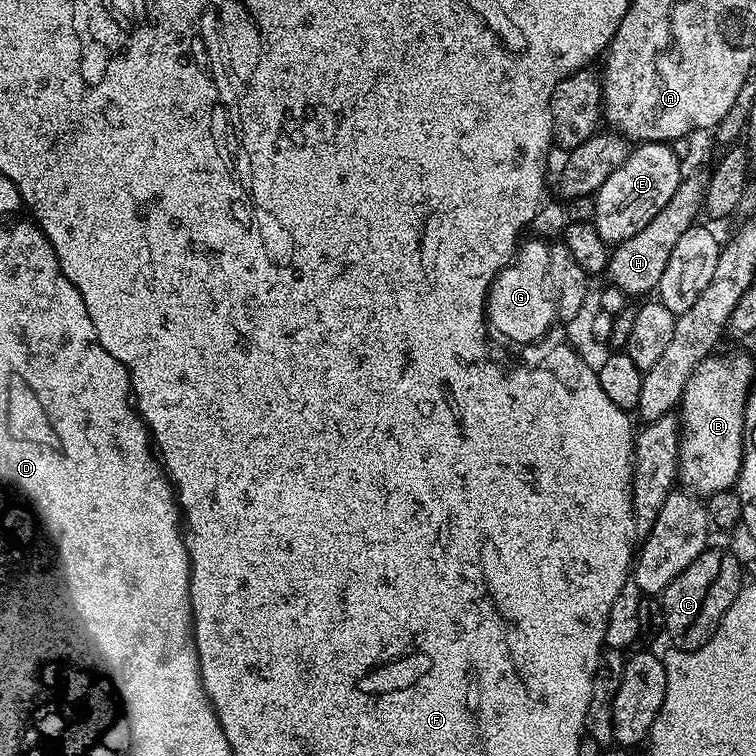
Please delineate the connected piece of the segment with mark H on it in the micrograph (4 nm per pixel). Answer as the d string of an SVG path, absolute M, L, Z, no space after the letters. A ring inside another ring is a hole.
M681 179L678 190L674 190L674 198L670 198L670 202L666 202L666 206L662 206L662 210L634 234L634 238L626 238L611 249L606 269L607 283L611 287L622 290L629 298L647 297L659 289L662 270L666 270L666 262L670 262L670 254L674 254L674 245L697 223L696 215L701 215L704 185L703 179Z

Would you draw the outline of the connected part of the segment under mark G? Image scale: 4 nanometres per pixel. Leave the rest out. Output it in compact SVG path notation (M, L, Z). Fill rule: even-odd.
M532 239L517 247L512 259L500 269L488 290L488 304L492 307L496 304L496 308L487 309L489 325L495 326L496 332L510 336L516 344L532 344L543 339L560 309L560 288L556 288L556 276L552 276L552 252L556 252L563 241Z

